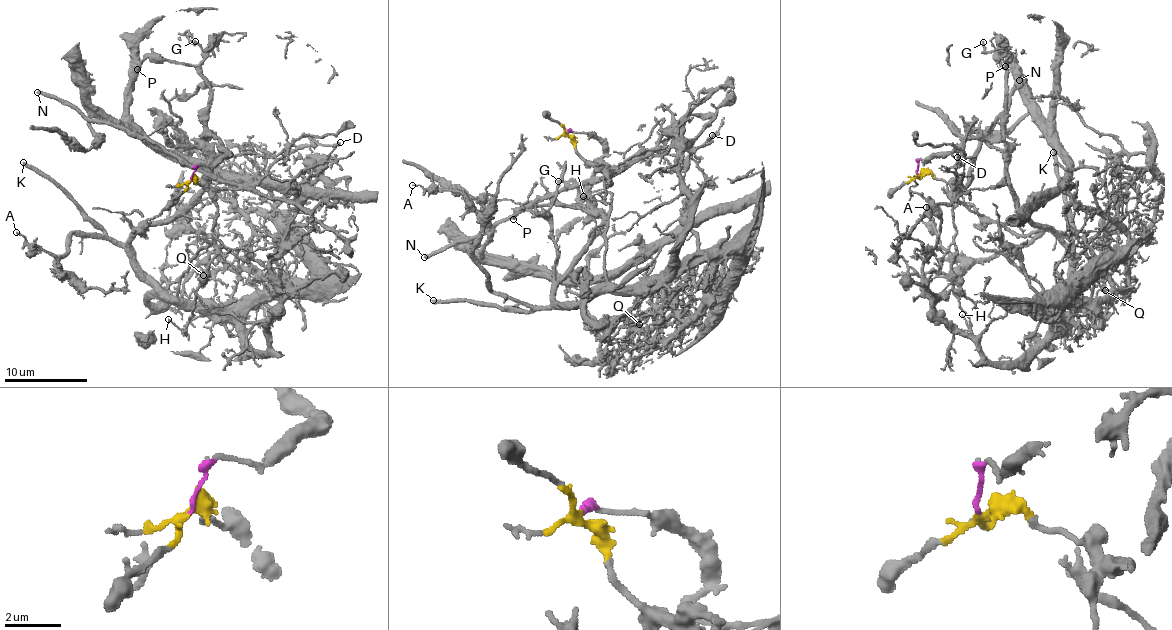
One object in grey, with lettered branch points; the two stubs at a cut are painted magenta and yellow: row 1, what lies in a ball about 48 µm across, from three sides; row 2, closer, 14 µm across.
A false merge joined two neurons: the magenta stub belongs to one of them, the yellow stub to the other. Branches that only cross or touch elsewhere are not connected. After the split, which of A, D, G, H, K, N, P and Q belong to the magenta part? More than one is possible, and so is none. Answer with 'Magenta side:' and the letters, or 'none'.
Magenta side: A, G, K, P, Q

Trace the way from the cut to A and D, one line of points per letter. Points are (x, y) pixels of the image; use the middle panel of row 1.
A: (567, 132), (603, 147), (601, 225), (549, 305), (493, 293), (472, 251), (480, 212), (413, 185)
D: (567, 132), (574, 147), (585, 160), (607, 170), (629, 166), (638, 156), (676, 153), (707, 145), (712, 136)

